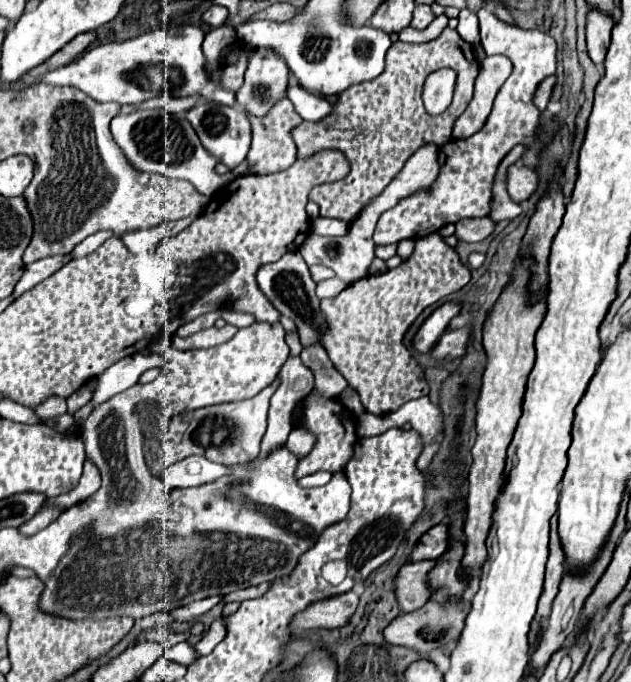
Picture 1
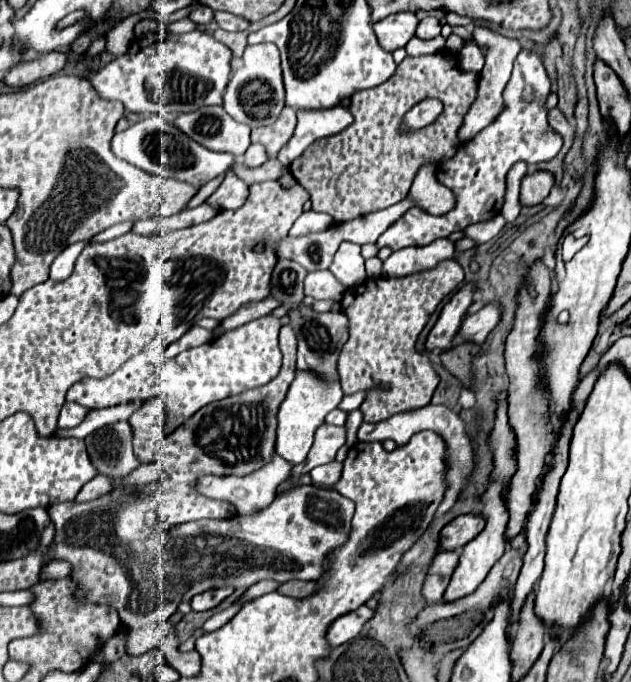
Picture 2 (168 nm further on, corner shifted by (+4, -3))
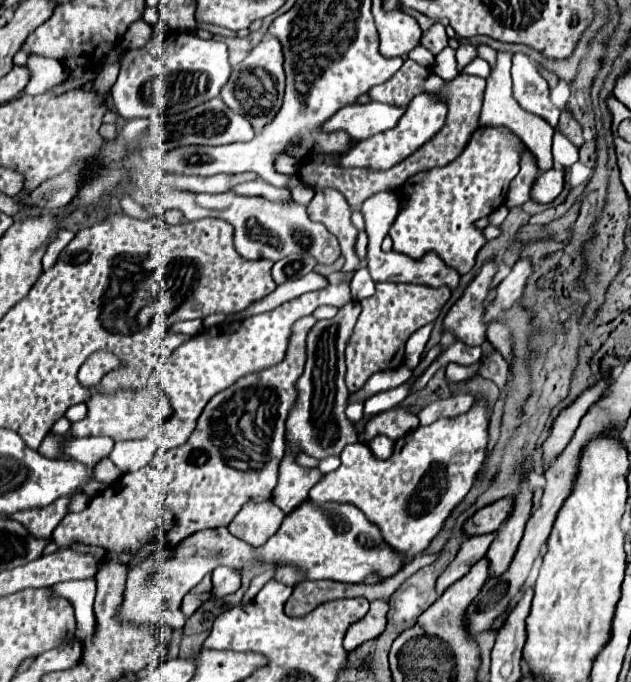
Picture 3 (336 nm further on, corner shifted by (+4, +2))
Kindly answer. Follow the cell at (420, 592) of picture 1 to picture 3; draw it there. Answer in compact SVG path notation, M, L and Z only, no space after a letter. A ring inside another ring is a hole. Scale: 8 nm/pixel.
M489 533L489 535L475 535L475 537L469 537L463 545L461 545L461 551L457 553L457 557L453 559L453 563L445 569L445 573L439 577L437 581L437 593L441 595L447 587L451 587L455 581L459 581L463 575L469 573L469 569L481 561L491 545L491 541L495 539L495 533Z

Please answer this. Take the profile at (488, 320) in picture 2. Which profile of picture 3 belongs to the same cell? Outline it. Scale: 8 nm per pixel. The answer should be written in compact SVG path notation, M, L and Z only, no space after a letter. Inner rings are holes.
M519 259L515 263L515 267L511 269L511 273L497 285L497 301L501 301L503 309L509 309L521 295L525 289L527 279L533 273L533 261L531 259Z

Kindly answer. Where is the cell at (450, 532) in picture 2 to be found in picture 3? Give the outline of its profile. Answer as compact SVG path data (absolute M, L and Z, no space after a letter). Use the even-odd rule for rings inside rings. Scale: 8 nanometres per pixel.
M505 497L501 501L495 501L493 505L487 505L485 509L477 511L467 523L465 523L465 531L467 535L483 535L483 533L493 533L497 531L507 517L513 511L513 497Z

